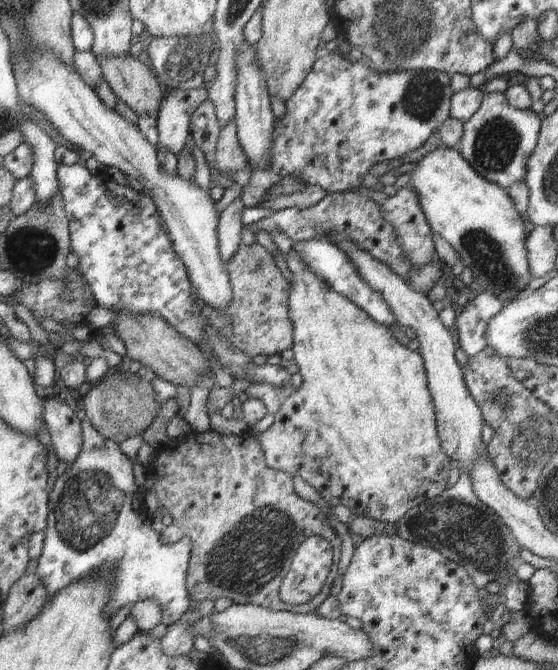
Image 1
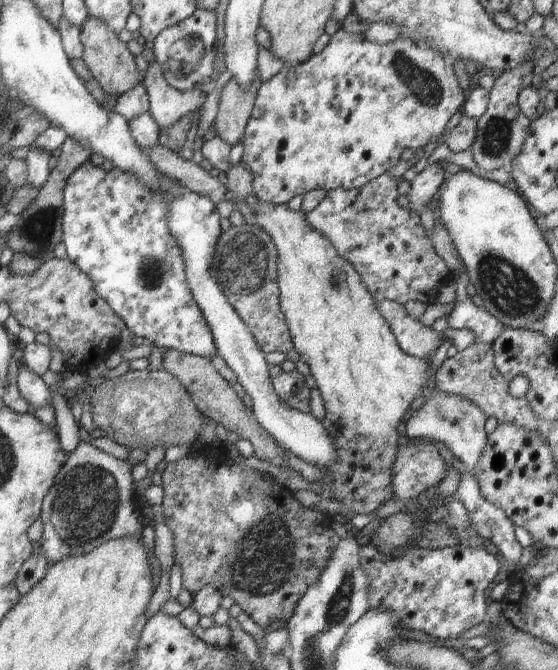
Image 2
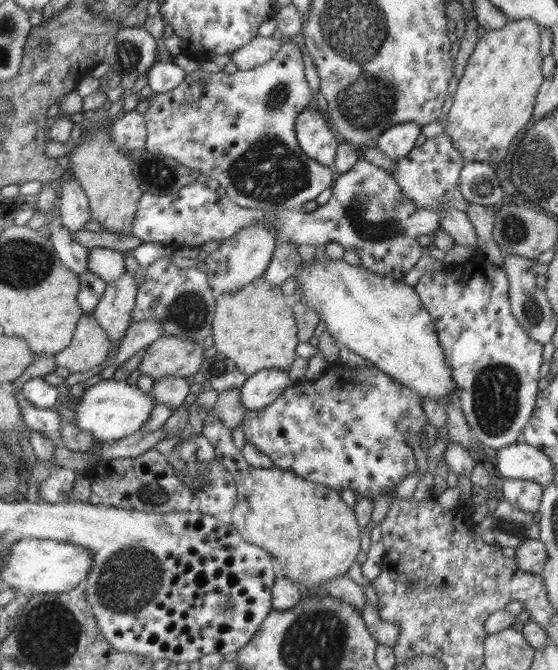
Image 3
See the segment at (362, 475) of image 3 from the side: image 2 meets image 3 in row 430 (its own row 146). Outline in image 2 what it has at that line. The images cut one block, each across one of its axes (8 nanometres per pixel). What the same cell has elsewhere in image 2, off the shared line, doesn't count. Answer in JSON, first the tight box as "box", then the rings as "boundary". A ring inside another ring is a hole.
{"box":[241,28,466,205],"boundary":[[[340,28],[331,36],[329,43],[320,54],[312,55],[298,66],[282,67],[271,80],[262,83],[257,90],[253,109],[245,128],[245,135],[241,140],[244,148],[241,160],[246,164],[248,172],[252,174],[253,194],[257,196],[258,200],[265,203],[286,205],[294,196],[314,189],[331,191],[338,187],[346,190],[360,188],[388,172],[400,160],[400,155],[406,148],[414,148],[414,150],[422,152],[430,142],[439,142],[439,137],[452,116],[462,109],[465,98],[466,92],[460,88],[452,64],[443,59],[440,54],[436,54],[432,48],[428,48],[426,44],[412,42],[410,38],[400,36],[389,43],[373,43],[365,40],[363,34],[349,33]]]}

